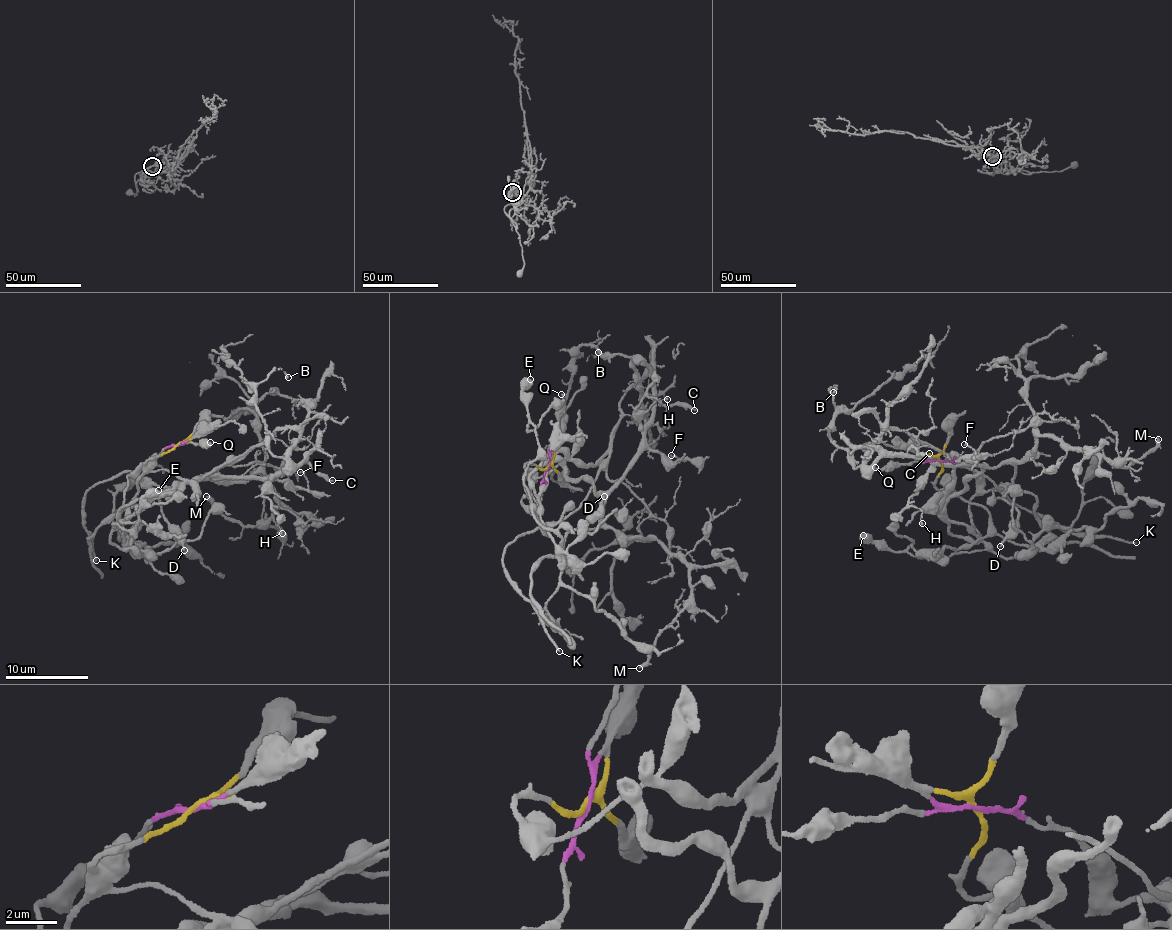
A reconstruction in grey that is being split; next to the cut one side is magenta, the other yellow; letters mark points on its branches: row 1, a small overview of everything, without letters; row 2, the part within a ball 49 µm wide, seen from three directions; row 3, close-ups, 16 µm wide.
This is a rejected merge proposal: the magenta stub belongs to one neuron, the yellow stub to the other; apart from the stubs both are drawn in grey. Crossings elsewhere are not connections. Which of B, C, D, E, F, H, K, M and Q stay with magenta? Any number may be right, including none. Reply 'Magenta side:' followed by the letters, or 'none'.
Magenta side: D, E, K, Q

